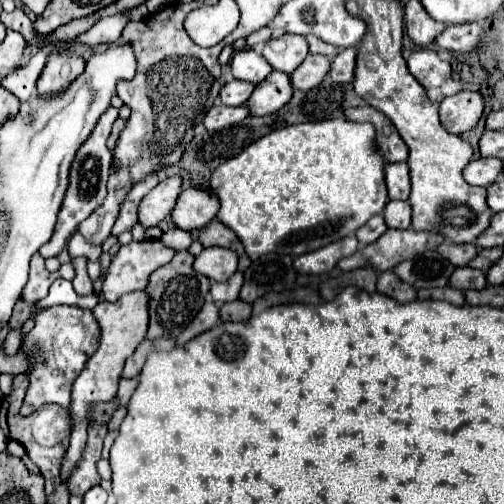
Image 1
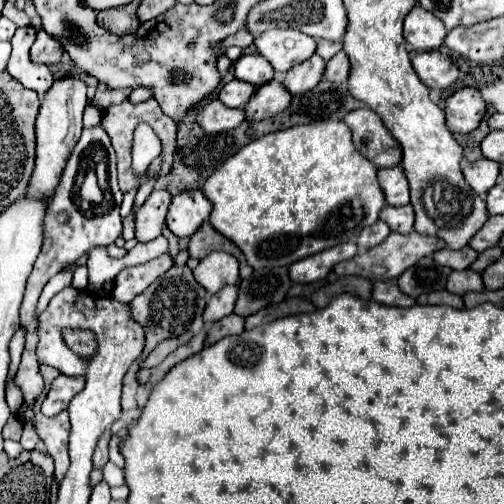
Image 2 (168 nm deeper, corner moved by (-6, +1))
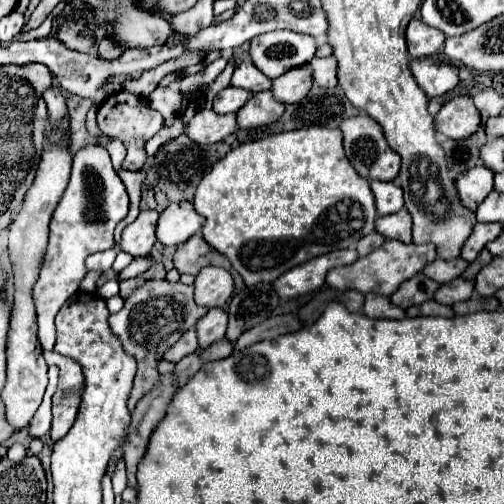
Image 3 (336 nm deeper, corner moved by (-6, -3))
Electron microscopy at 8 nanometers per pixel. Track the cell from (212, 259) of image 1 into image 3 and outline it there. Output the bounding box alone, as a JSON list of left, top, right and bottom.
[194,267,234,307]

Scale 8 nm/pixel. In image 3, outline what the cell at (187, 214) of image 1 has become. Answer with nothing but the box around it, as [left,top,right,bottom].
[156,201,204,245]

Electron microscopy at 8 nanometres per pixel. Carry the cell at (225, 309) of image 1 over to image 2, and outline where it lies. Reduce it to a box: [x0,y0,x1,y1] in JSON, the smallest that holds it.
[206,313,244,345]

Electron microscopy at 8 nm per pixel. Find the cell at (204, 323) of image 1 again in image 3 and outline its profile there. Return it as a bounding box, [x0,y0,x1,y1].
[122,375,172,489]

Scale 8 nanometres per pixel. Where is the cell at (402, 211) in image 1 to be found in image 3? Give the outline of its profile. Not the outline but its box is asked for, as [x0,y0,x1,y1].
[376,209,412,243]

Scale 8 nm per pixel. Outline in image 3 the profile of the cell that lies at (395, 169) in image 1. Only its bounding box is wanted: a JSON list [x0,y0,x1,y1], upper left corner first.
[370,181,404,215]

